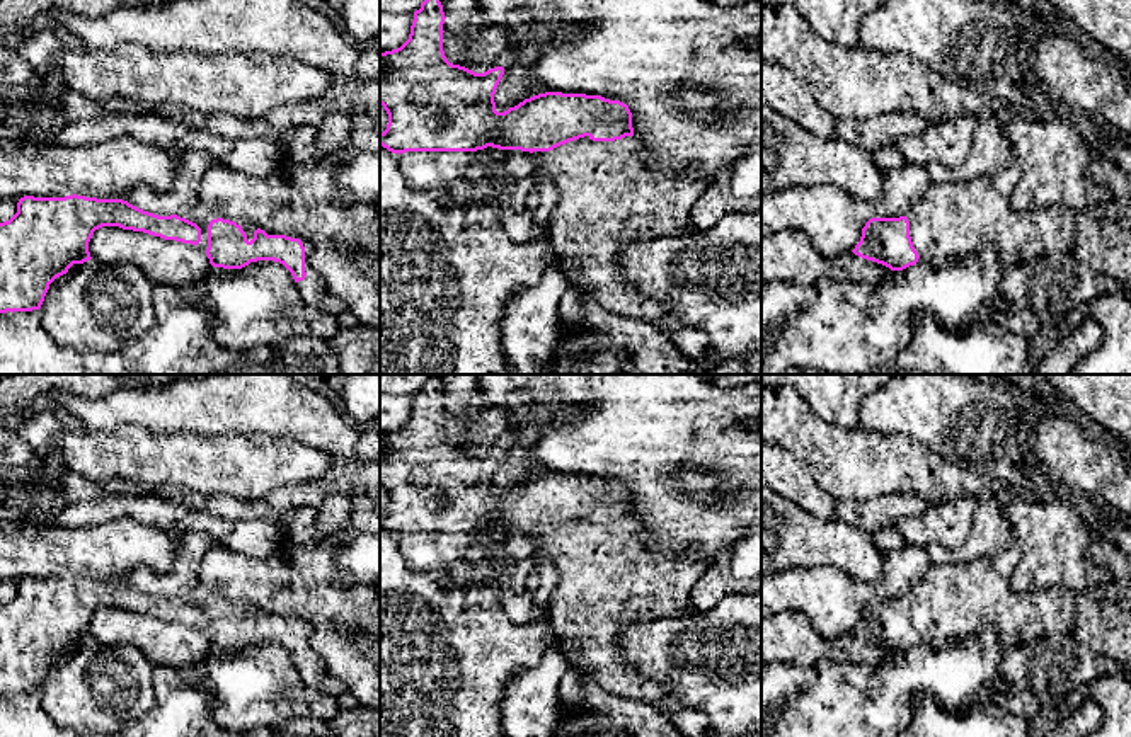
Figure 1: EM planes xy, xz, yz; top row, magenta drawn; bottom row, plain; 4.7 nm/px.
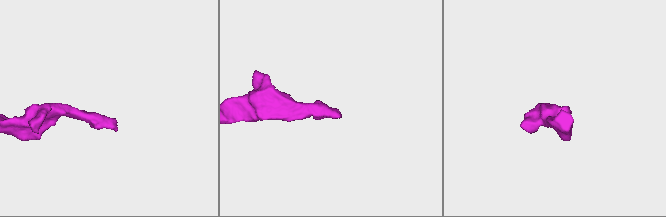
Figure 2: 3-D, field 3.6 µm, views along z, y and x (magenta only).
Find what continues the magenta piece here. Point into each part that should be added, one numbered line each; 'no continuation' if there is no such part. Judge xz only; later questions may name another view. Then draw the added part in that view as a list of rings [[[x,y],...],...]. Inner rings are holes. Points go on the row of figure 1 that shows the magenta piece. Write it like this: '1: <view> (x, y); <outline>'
1: xz (608, 196); [[[589,136],[569,141],[550,151],[533,151],[538,163],[535,184],[547,179],[559,194],[547,228],[557,267],[569,284],[606,311],[659,325],[668,306],[639,293],[623,276],[620,250],[632,242],[661,237],[681,237],[693,231],[690,211],[709,186],[709,177],[697,169],[663,175],[651,169],[634,136],[615,141],[593,141]]]

